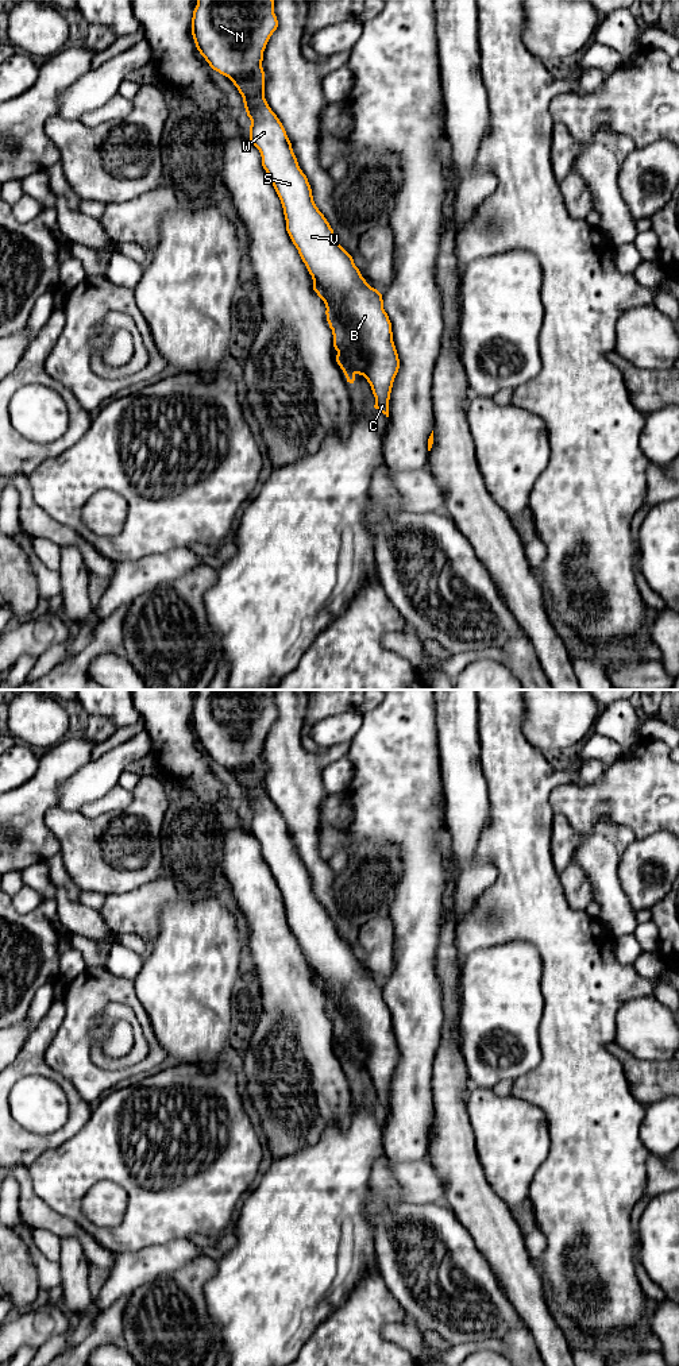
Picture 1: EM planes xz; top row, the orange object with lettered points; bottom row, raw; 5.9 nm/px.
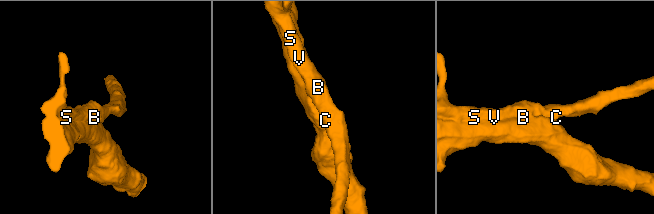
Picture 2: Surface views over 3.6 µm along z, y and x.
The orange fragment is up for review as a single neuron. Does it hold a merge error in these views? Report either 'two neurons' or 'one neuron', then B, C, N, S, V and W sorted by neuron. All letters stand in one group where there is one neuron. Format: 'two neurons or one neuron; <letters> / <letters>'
one neuron; B C N S V W

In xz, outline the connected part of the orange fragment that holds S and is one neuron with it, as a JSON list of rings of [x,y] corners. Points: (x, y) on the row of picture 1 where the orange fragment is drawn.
[[[197,0],[192,18],[197,50],[213,70],[234,82],[243,97],[251,120],[250,140],[259,150],[262,166],[281,200],[286,231],[312,275],[313,290],[325,304],[337,351],[336,362],[347,382],[354,383],[356,374],[367,379],[375,397],[374,408],[389,417],[389,400],[400,359],[382,294],[366,282],[352,256],[337,243],[333,229],[313,201],[310,185],[298,166],[282,123],[265,99],[263,51],[277,27],[274,0]]]

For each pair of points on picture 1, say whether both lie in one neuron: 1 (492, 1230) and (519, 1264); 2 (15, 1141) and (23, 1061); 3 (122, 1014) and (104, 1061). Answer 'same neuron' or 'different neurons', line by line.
1: same neuron
2: same neuron
3: same neuron

